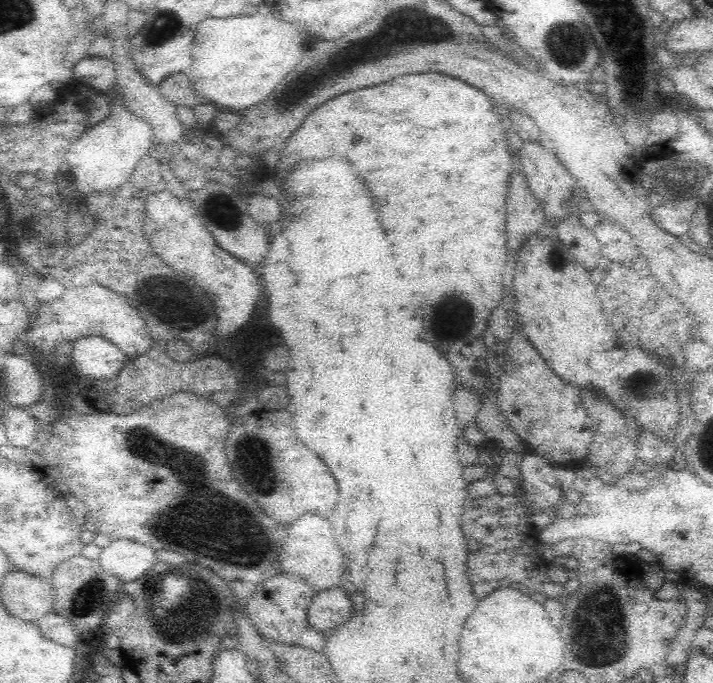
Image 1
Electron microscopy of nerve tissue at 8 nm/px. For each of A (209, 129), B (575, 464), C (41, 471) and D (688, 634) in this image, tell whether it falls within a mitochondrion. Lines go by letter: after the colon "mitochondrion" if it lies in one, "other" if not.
A: other
B: other
C: other
D: other

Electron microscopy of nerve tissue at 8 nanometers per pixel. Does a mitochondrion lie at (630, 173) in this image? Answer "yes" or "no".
no

